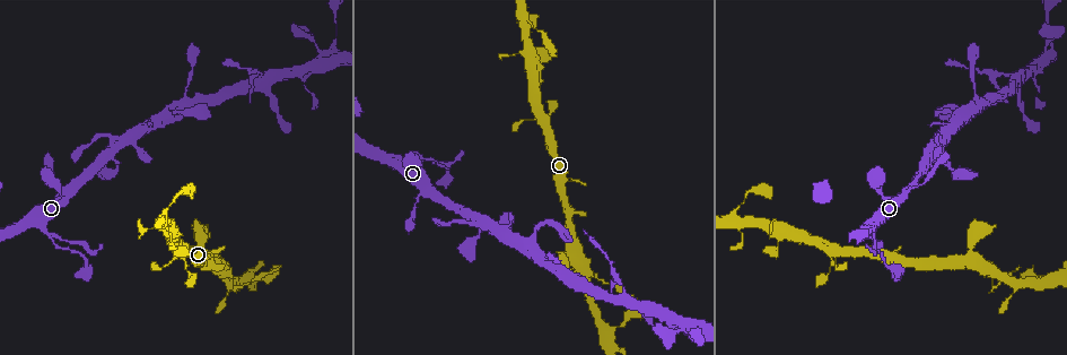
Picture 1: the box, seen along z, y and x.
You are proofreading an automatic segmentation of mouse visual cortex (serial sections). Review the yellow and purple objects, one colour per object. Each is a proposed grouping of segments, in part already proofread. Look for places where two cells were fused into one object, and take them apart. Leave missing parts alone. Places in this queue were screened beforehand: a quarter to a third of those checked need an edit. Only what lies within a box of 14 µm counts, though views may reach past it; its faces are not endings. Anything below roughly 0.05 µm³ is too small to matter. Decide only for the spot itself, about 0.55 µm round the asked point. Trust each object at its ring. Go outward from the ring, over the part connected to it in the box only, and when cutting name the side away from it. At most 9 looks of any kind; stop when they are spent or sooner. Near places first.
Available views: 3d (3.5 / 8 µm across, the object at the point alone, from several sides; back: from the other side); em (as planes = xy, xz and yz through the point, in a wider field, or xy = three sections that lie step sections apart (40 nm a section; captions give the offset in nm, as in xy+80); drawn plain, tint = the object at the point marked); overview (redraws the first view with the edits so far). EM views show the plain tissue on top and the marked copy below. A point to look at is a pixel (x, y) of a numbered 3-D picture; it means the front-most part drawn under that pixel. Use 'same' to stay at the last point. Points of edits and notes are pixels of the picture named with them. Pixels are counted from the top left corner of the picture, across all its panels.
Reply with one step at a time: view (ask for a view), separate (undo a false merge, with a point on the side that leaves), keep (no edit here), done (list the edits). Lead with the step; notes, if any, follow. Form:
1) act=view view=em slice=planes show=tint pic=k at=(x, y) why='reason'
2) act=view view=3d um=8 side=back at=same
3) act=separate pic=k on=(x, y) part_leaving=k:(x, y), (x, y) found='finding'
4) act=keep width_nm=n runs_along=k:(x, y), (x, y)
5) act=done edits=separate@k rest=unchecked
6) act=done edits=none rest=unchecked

act=view view=3d um=8 pic=1 at=(832, 249) why='sudden change in width'

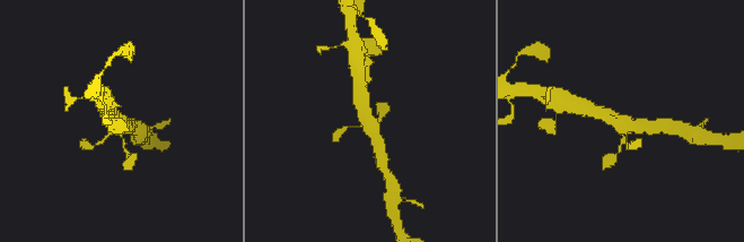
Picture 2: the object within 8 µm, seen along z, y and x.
act=view view=em slice=xy step=1 show=tint pic=2 at=(372, 124)

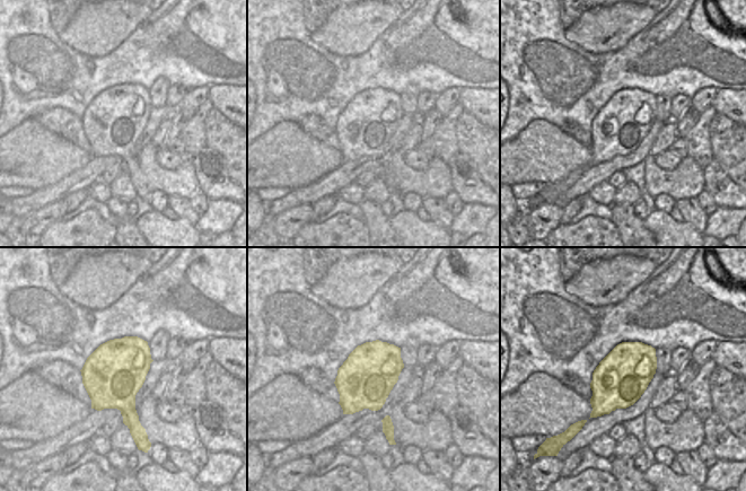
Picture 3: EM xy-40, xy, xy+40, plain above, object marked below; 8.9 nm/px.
act=keep width_nm=500 runs_along=2:(381, 154), (362, 96) found='one cell here'

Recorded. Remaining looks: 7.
act=view view=3d um=3.5 pic=1 at=(874, 233) why='a fork'

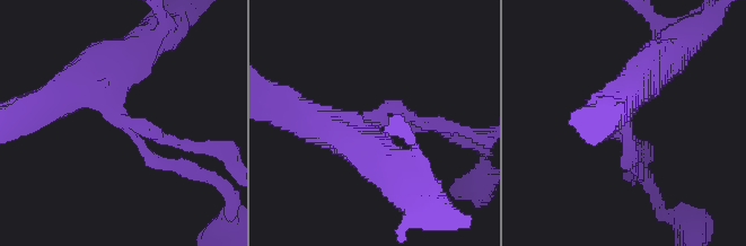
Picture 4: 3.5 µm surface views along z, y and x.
act=view view=em slice=xy step=3 show=tint pic=4 at=(125, 125) arms=3 arm_widths_nm=100,150,500

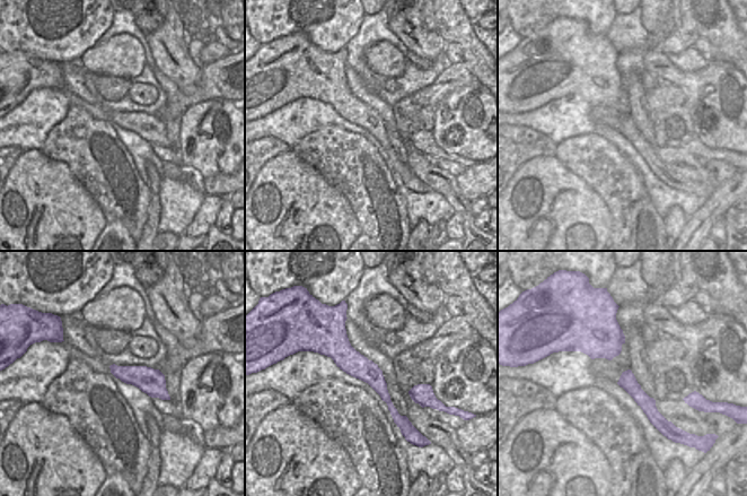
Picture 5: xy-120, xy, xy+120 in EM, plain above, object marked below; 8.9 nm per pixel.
act=keep runs_along=5:(336, 330), (337, 344), (406, 425) found='all the same cell'

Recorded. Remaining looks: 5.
act=view view=3d um=8 pic=1 at=(1016, 79) why='four or more arms meet'

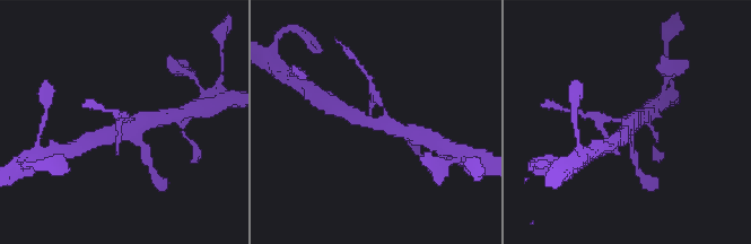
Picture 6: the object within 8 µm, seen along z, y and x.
act=view view=3d um=3.5 side=back pic=6 at=(378, 124) why='zoom in'

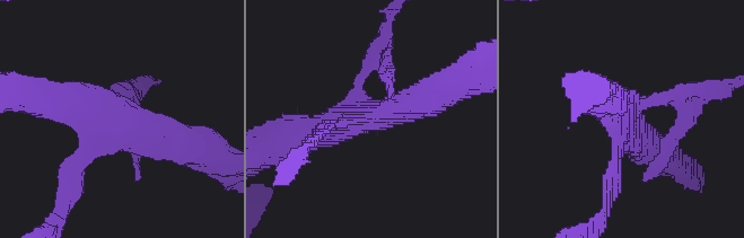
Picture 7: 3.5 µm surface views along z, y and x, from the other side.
act=view view=em slice=planes show=tint pic=7 at=(627, 116)

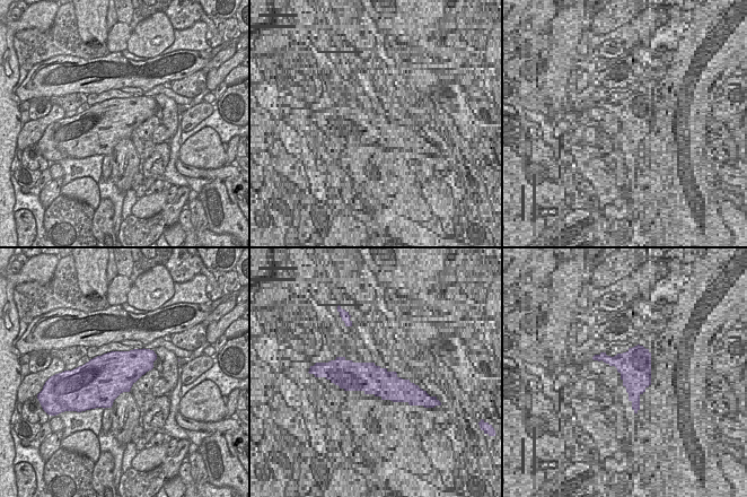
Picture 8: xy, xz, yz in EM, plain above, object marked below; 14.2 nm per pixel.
act=keep found='one cell here'

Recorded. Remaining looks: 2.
act=view view=3d um=3.5 pic=1 at=(591, 274) why='narrows sharply'

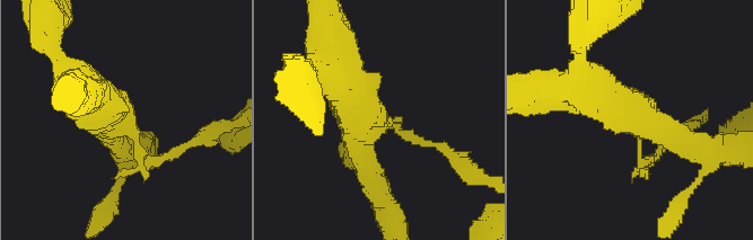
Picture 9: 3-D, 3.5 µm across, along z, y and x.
act=view view=em slice=xy step=1 show=tint pic=9 at=(376, 121) arms=3 arm_widths_nm=100,300,600 why='need the tissue'

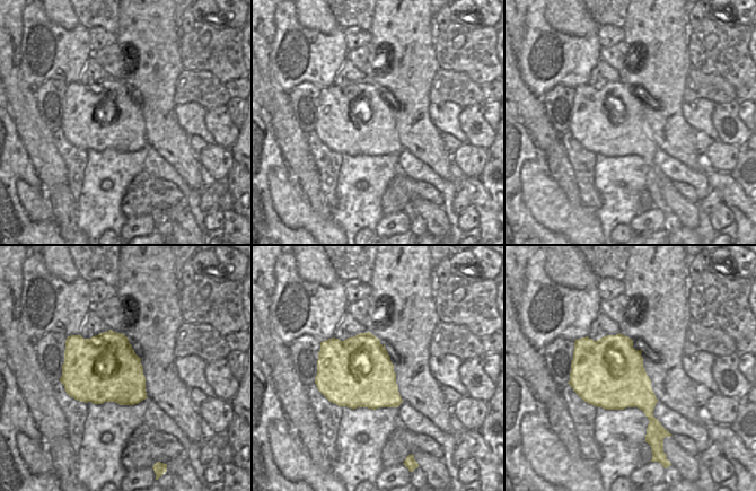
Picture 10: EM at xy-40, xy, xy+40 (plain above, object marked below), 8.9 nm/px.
act=separate pic=9 on=(169, 157) part_leaving=9:(136, 143), (142, 161), (166, 158), (215, 126) found='a second cell is stuck on'

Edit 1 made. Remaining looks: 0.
act=done edits=separate@9 rest=unchecked

